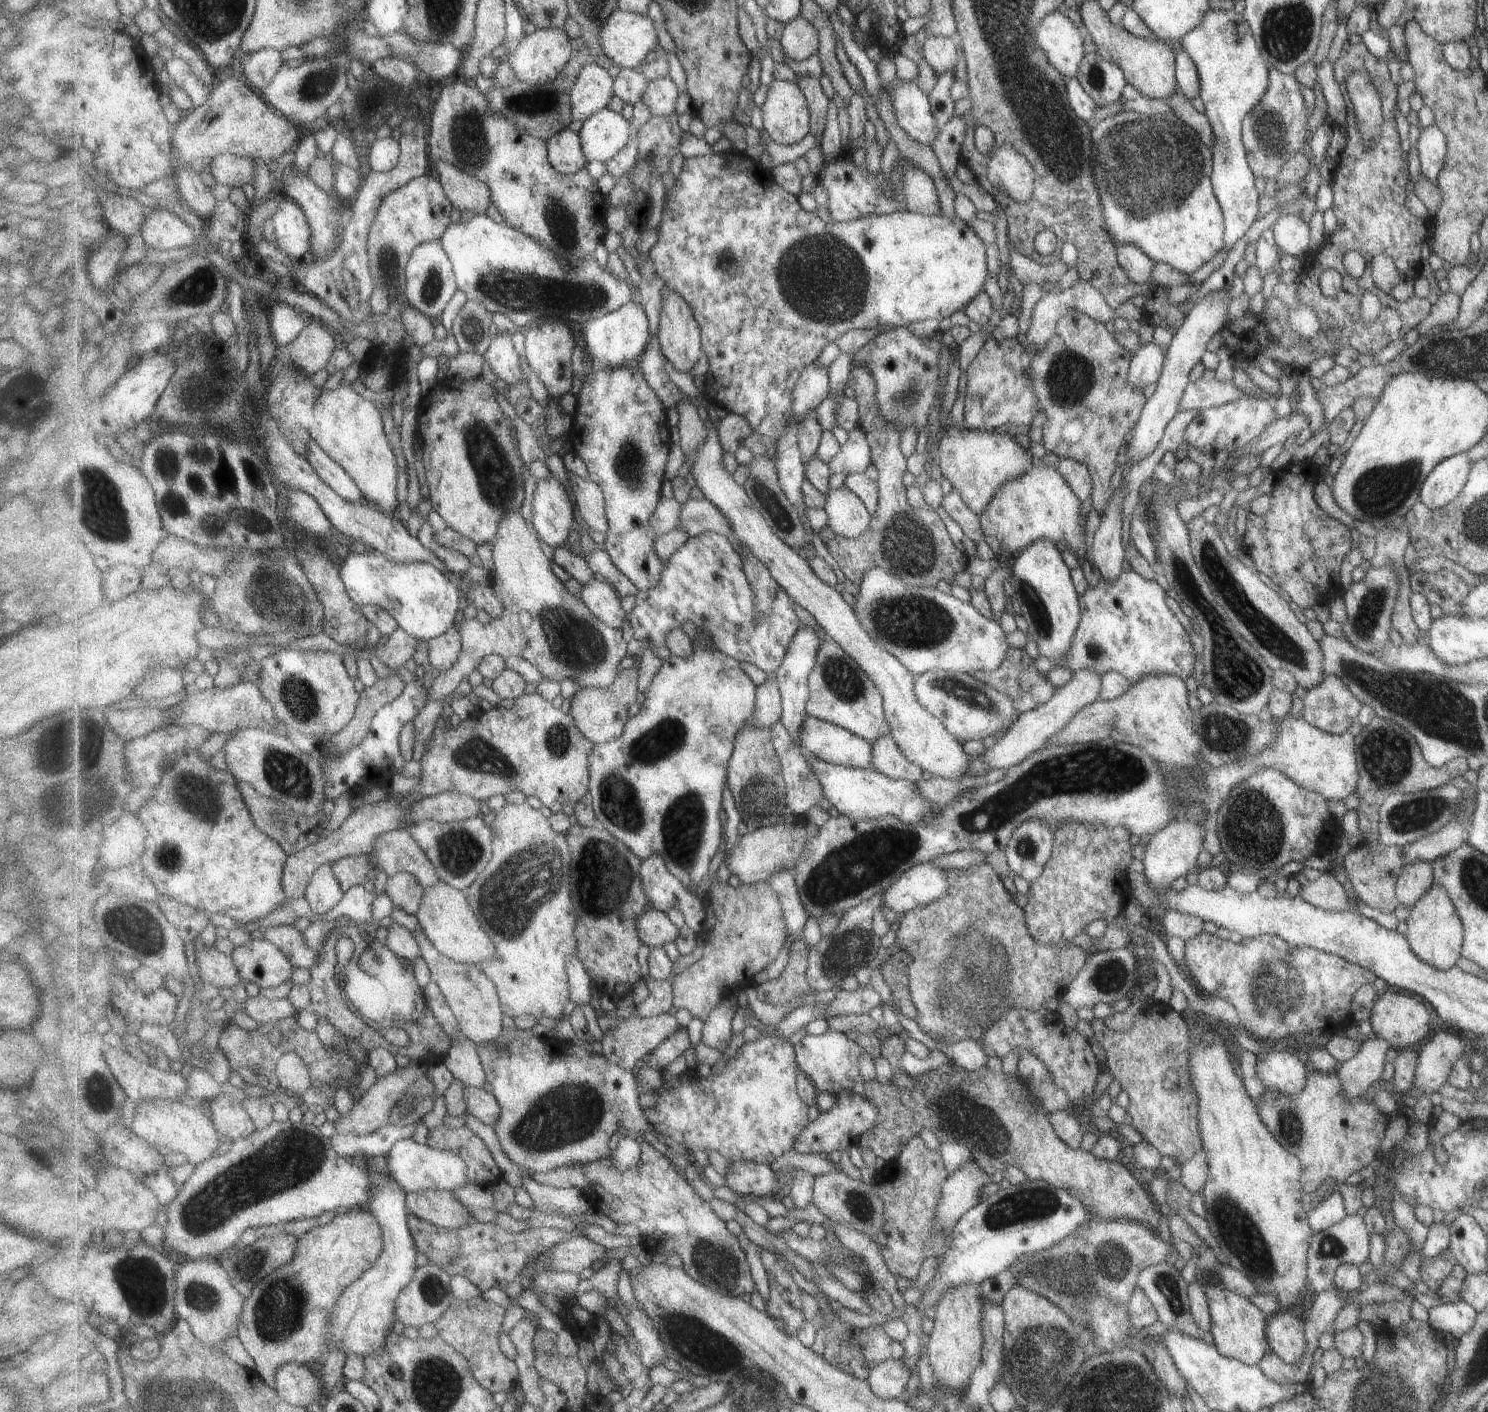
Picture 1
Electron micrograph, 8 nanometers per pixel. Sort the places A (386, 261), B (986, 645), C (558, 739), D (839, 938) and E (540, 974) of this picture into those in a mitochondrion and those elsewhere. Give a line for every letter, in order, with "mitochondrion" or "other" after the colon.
A: mitochondrion
B: other
C: mitochondrion
D: other
E: other

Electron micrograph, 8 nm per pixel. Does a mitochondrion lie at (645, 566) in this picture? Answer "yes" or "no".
no

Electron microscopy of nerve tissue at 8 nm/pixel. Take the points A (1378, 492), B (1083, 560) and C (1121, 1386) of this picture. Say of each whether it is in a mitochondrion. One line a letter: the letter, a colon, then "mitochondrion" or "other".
A: mitochondrion
B: other
C: mitochondrion

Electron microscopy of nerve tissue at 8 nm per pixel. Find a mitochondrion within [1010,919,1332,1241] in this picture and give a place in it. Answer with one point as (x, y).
(1274, 990)

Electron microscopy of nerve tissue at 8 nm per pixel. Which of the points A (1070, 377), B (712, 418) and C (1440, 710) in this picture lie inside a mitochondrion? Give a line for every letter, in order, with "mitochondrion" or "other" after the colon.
A: mitochondrion
B: other
C: mitochondrion

